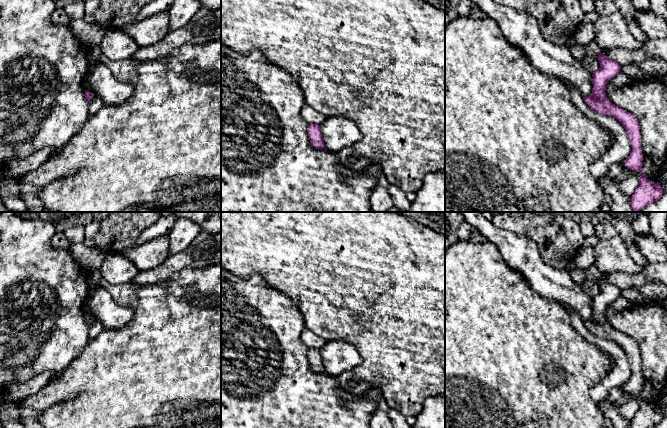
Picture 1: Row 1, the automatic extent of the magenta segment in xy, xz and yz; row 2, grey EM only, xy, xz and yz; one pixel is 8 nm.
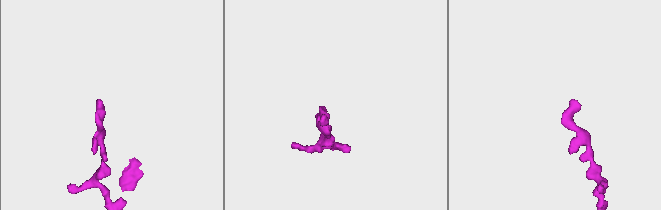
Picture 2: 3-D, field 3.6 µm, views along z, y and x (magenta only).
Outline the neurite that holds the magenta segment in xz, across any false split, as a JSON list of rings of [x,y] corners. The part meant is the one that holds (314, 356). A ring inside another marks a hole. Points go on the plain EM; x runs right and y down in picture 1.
[[[309,348],[307,356],[308,356],[308,360],[309,360],[311,368],[316,373],[325,372],[320,350],[318,348]]]

